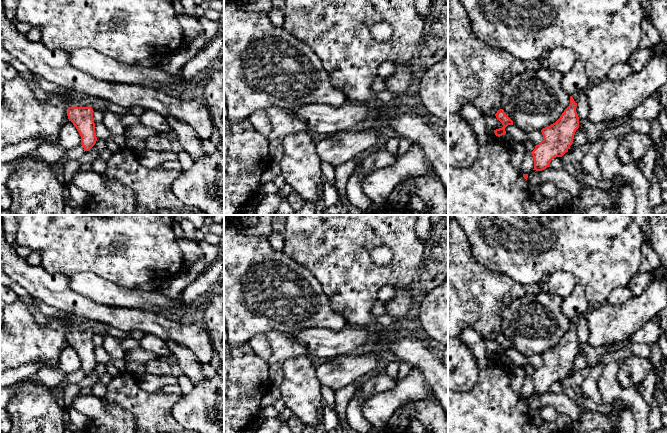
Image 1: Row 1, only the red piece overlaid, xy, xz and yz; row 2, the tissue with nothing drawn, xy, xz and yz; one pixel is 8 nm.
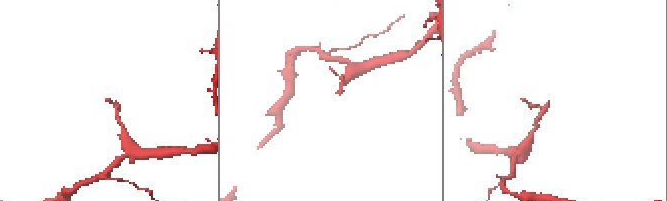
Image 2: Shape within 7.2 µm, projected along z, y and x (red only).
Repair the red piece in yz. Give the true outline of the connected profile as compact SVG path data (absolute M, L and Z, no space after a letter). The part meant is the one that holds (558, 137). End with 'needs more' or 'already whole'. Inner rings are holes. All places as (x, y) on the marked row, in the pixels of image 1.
M575 92L570 96L569 106L555 123L541 130L543 140L531 152L534 159L533 170L546 169L552 159L562 157L572 145L575 132L579 128L576 107L580 92Z; needs more

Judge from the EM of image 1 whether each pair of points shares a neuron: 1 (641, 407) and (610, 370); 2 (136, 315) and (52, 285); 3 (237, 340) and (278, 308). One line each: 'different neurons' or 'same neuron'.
1: same neuron
2: same neuron
3: same neuron

